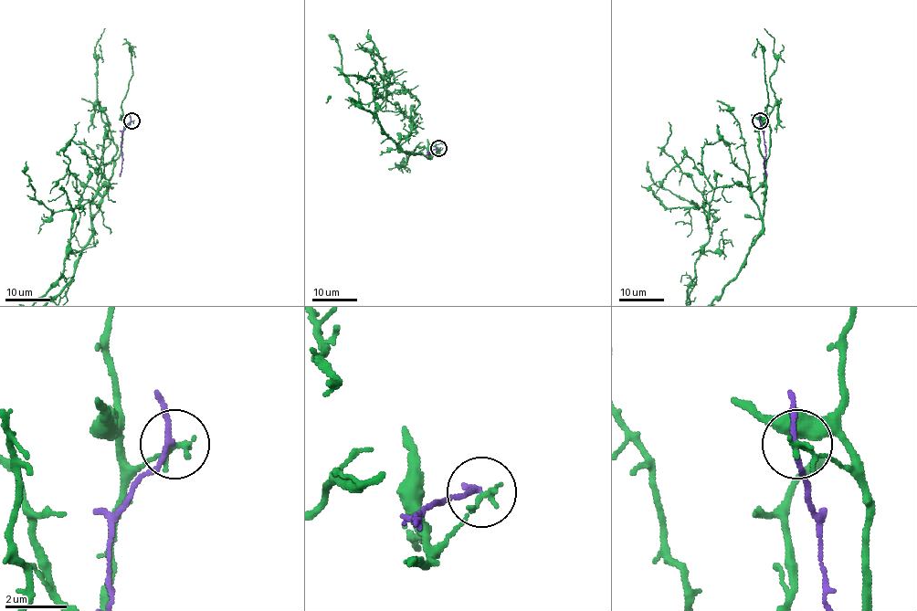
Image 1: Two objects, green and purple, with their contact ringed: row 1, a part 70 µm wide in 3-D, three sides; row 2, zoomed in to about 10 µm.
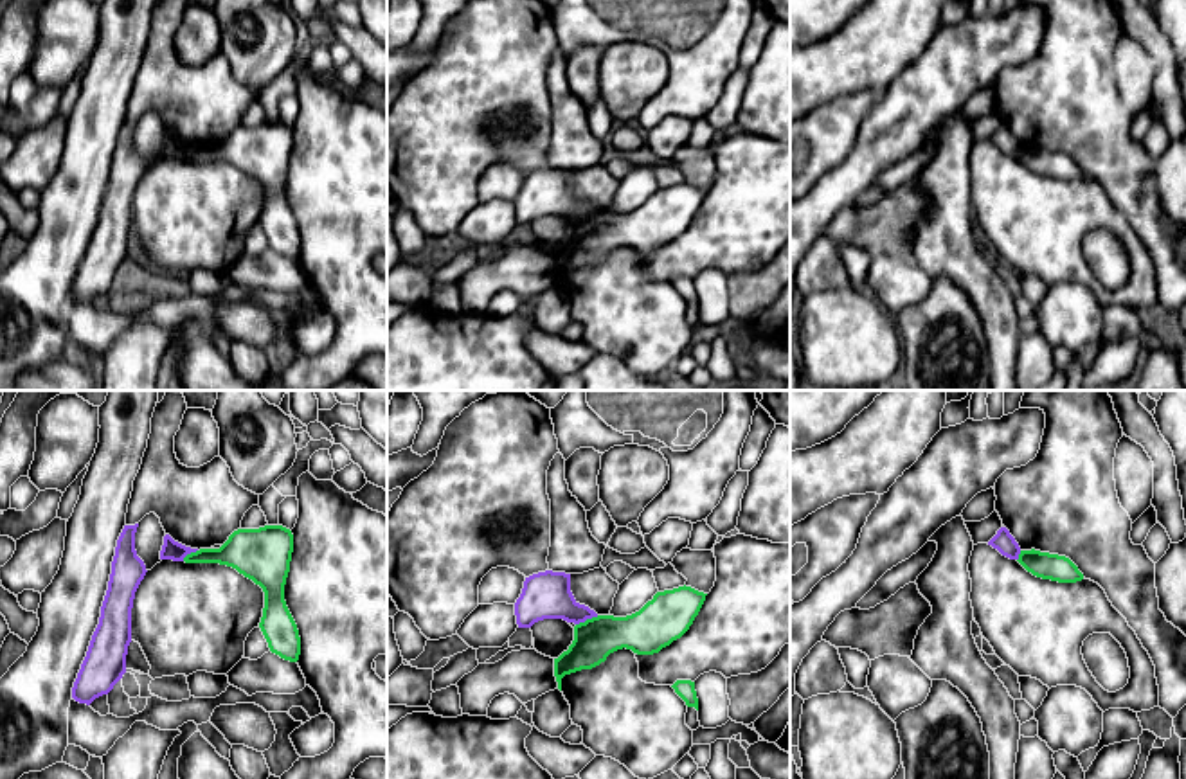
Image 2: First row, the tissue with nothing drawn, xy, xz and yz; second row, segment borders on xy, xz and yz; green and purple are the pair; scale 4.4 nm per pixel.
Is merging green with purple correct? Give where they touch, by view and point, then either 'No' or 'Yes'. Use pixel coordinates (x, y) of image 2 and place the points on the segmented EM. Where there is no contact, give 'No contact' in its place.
Touches green at xz (587, 619). No

